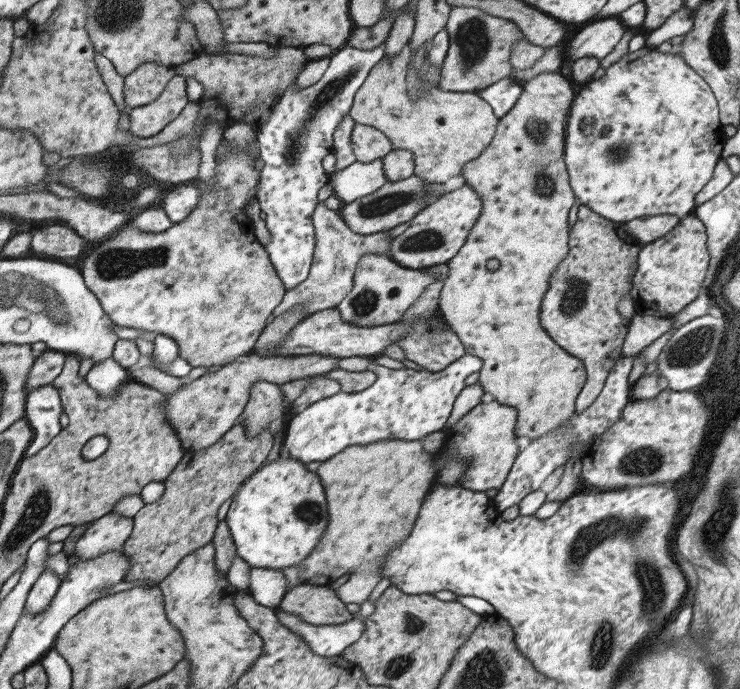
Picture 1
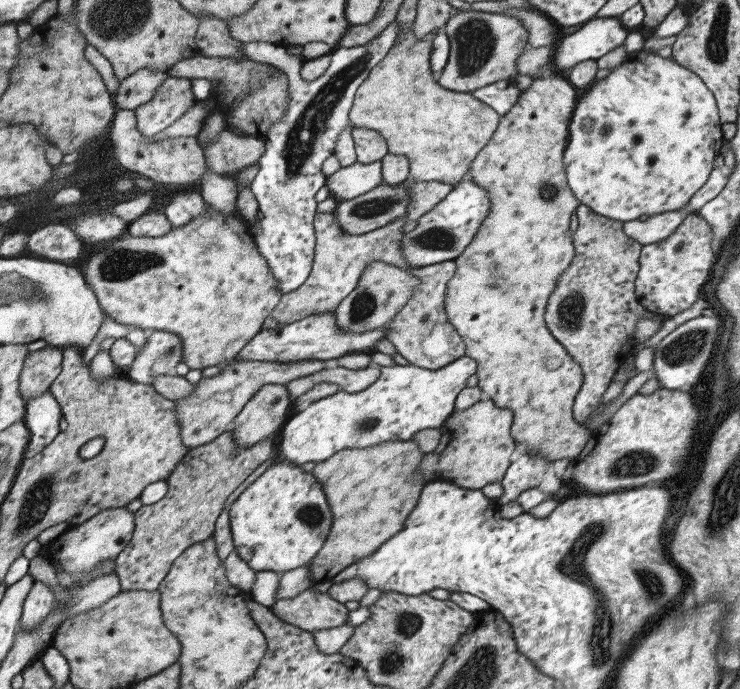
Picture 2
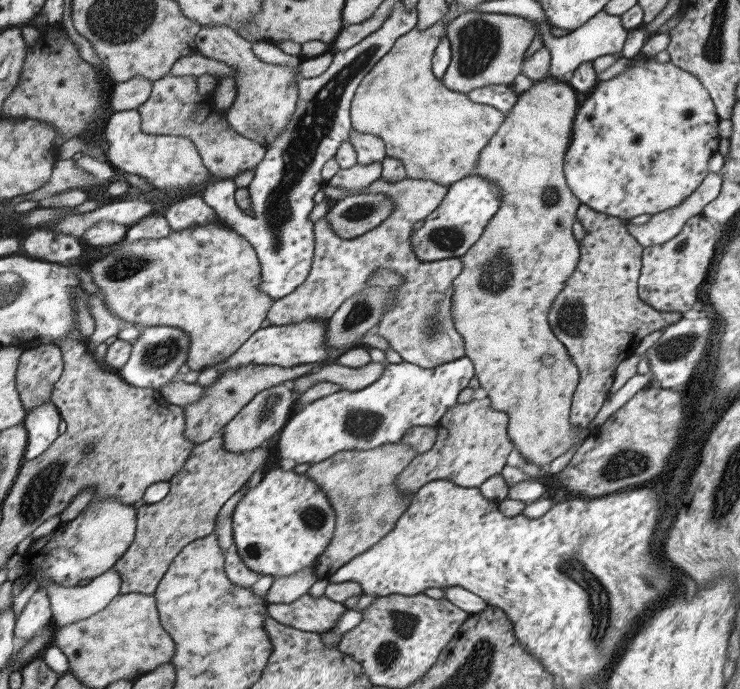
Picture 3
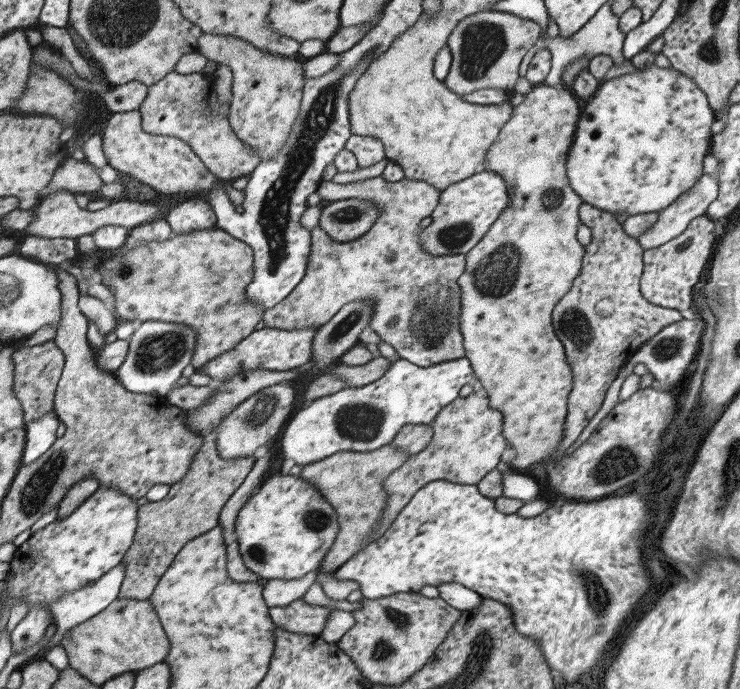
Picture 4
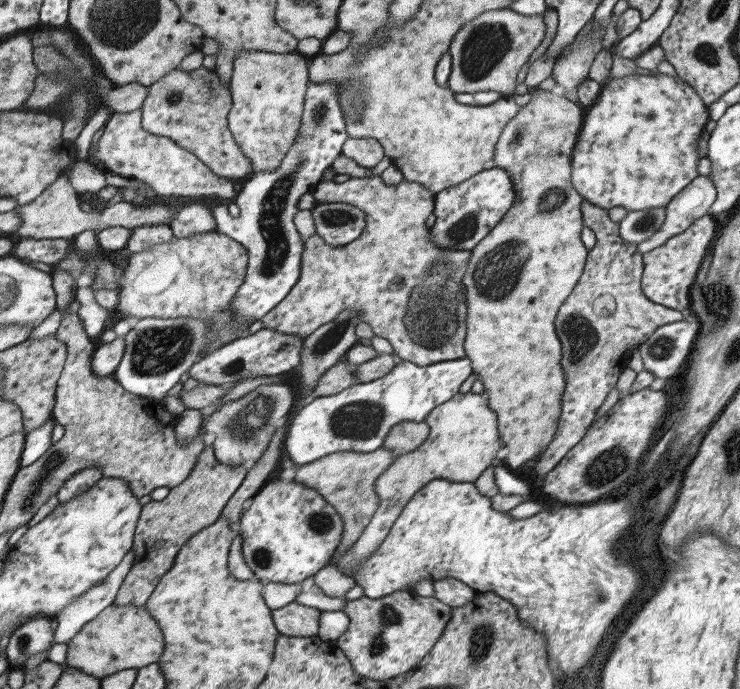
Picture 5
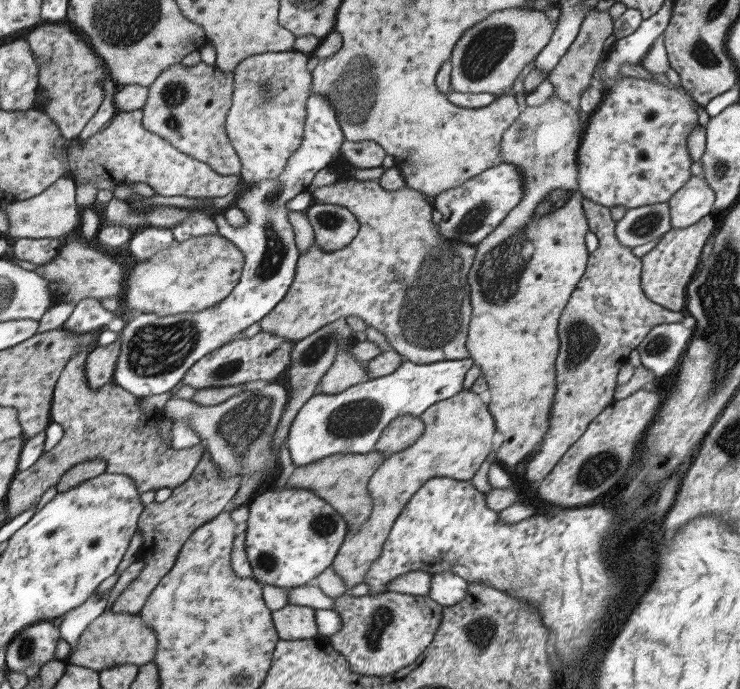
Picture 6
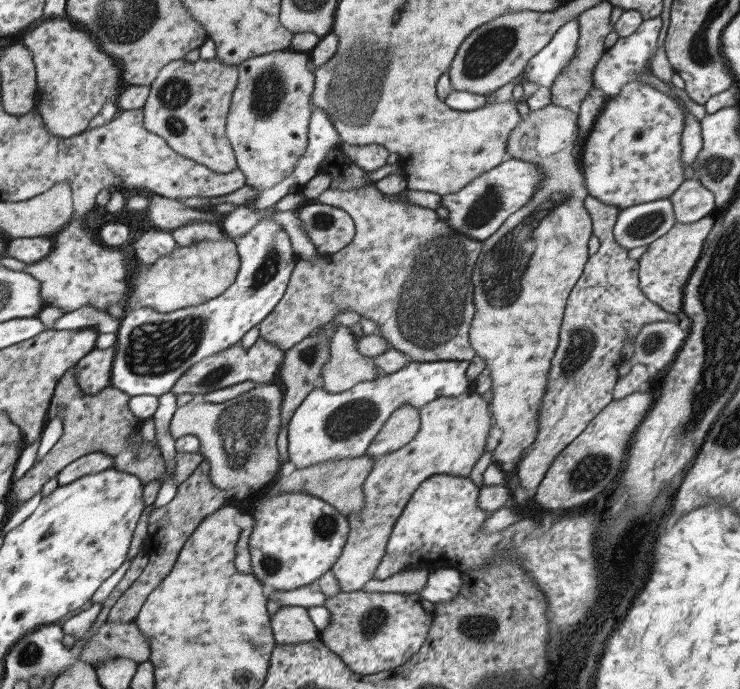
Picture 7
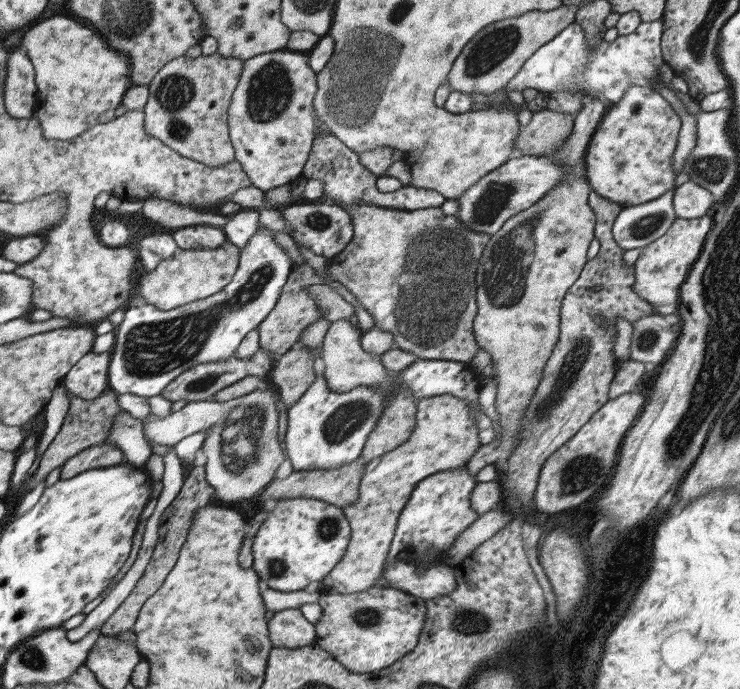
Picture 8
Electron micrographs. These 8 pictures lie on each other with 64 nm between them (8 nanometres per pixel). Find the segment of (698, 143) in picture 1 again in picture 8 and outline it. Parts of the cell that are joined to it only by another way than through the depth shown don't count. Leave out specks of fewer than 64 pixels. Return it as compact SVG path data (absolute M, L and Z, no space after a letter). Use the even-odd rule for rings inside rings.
M631 86L623 98L603 114L603 120L589 140L583 176L591 190L609 202L617 202L621 208L655 200L667 190L673 190L677 174L671 170L671 154L679 126L679 116L665 98L647 86Z

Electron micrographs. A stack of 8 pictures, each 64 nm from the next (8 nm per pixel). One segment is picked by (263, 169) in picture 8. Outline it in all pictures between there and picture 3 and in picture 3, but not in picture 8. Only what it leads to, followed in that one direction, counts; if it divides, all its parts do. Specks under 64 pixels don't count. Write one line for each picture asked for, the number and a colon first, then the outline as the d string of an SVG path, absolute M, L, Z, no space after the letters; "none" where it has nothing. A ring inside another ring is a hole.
3: M217 24L217 26L201 26L201 30L195 36L195 50L209 58L223 62L227 66L233 66L235 72L235 100L231 108L227 108L227 122L231 130L241 134L243 138L249 138L263 146L265 150L283 134L287 128L291 116L295 114L295 102L299 100L299 88L297 88L297 72L293 66L281 66L281 64L265 64L253 54L253 42L241 38L235 30L229 26Z
4: M201 34L197 40L197 52L203 58L213 60L215 64L227 64L233 72L231 84L231 102L229 102L229 126L235 136L251 146L261 162L279 154L287 136L299 116L301 98L303 98L303 60L269 56L259 48L253 48L249 42L229 36L229 34Z
5: M243 50L235 54L233 58L233 76L229 80L231 88L231 110L227 114L227 128L239 146L241 154L251 162L251 174L261 170L277 170L281 166L281 160L285 158L287 150L295 144L295 138L299 136L301 126L301 114L303 114L303 102L309 88L309 68L307 60L301 54L273 54L273 52L255 52L255 50Z
6: M263 52L241 60L233 70L233 98L225 118L225 132L241 162L241 178L247 184L279 178L287 160L303 144L303 126L307 118L307 98L311 96L311 74L307 72L309 56L301 52Z
7: M293 50L267 52L263 56L253 56L237 66L237 88L231 96L229 114L225 118L225 134L233 148L237 168L245 176L245 186L255 190L265 190L281 184L287 176L295 172L295 164L305 154L309 120L311 120L311 96L315 88L315 74L307 70L307 54Z

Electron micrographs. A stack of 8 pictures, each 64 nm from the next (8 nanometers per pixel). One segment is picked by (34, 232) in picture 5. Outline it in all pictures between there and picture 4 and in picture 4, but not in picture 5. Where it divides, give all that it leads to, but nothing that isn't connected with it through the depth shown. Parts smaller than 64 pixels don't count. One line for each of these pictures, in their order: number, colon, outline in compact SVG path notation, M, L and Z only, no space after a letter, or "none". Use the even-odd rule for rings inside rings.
4: M55 190L43 198L37 198L37 204L31 208L31 212L35 212L31 224L23 230L29 236L37 236L37 238L71 238L77 240L81 236L91 236L95 230L99 230L101 226L123 226L127 232L133 230L135 226L143 226L147 222L165 218L163 212L159 212L157 206L151 204L139 204L139 202L129 202L129 200L113 200L113 204L103 206L103 210L97 212L87 212L81 210L75 204L75 194L67 192L67 190Z

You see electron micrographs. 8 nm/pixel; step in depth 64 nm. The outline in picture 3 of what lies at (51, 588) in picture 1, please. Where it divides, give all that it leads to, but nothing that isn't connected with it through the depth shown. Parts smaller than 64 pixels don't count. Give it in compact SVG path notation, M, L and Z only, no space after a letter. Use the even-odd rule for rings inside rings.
M37 590L25 604L23 612L19 614L13 634L15 638L23 638L29 642L33 636L41 634L41 630L51 624L51 618L53 616L51 616L51 606L49 606L49 596L45 590Z

